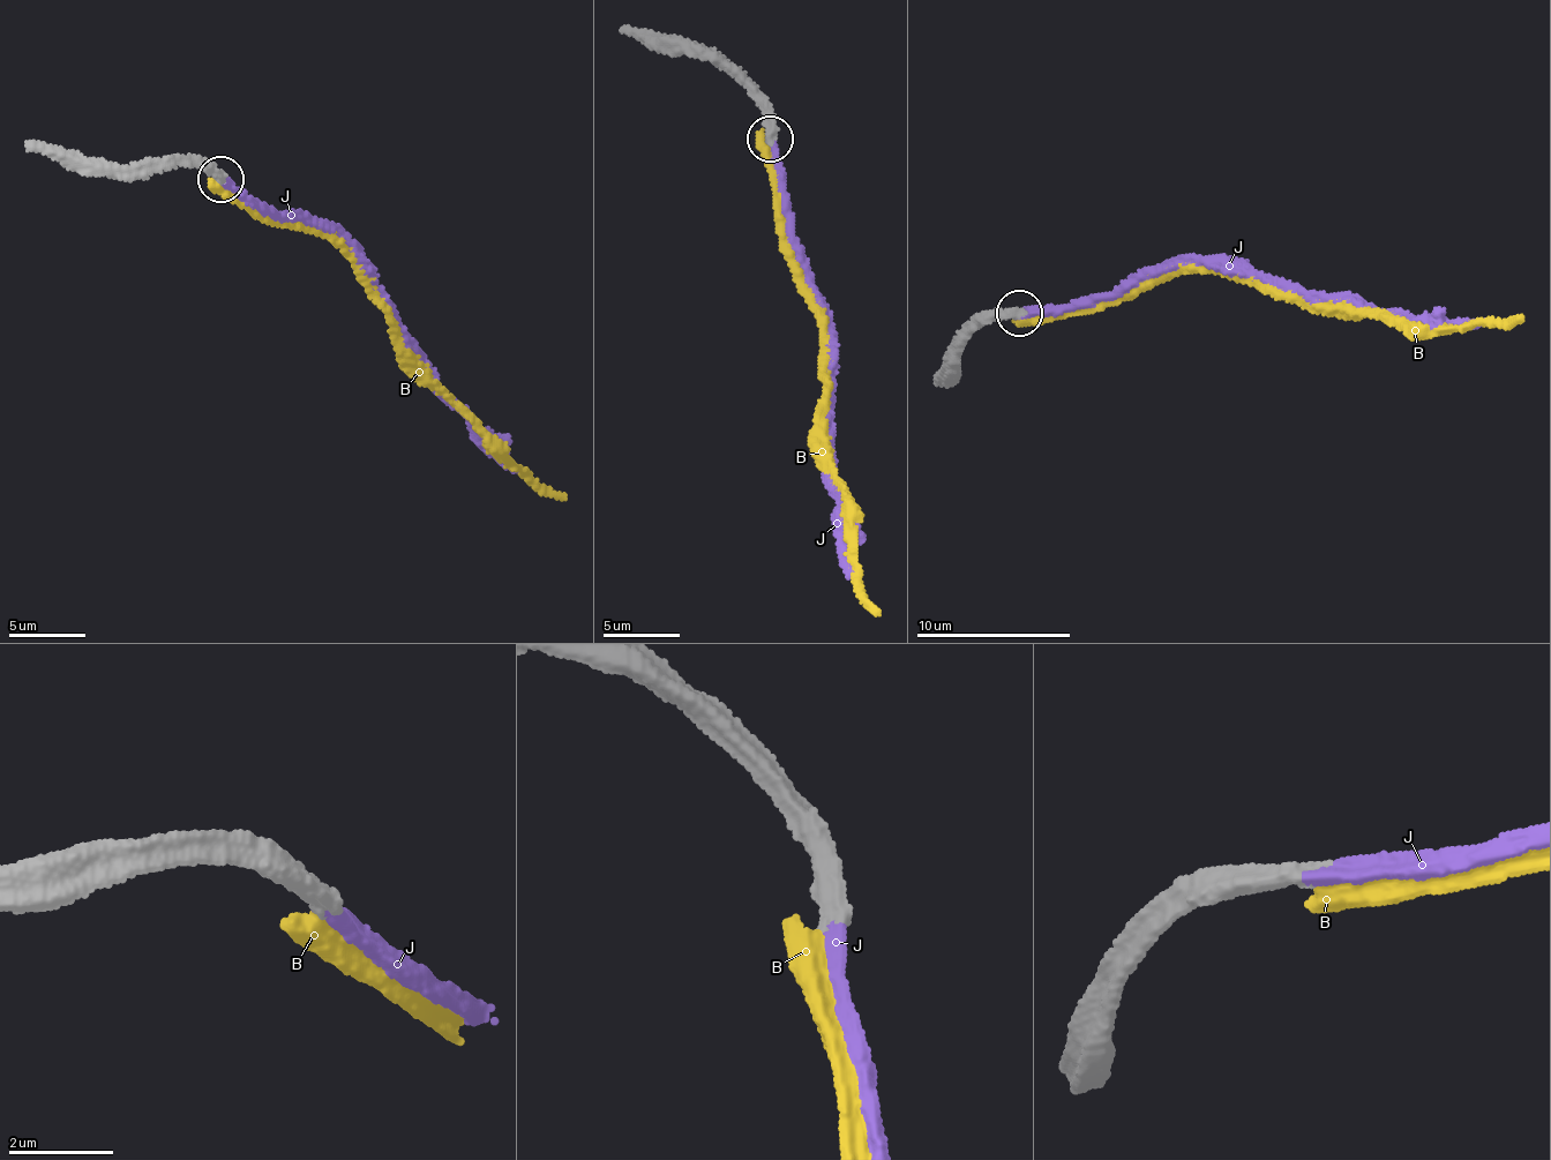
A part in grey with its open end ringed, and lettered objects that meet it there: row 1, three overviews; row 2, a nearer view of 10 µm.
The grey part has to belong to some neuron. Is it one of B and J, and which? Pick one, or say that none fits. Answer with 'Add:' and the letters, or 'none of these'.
Add: J

